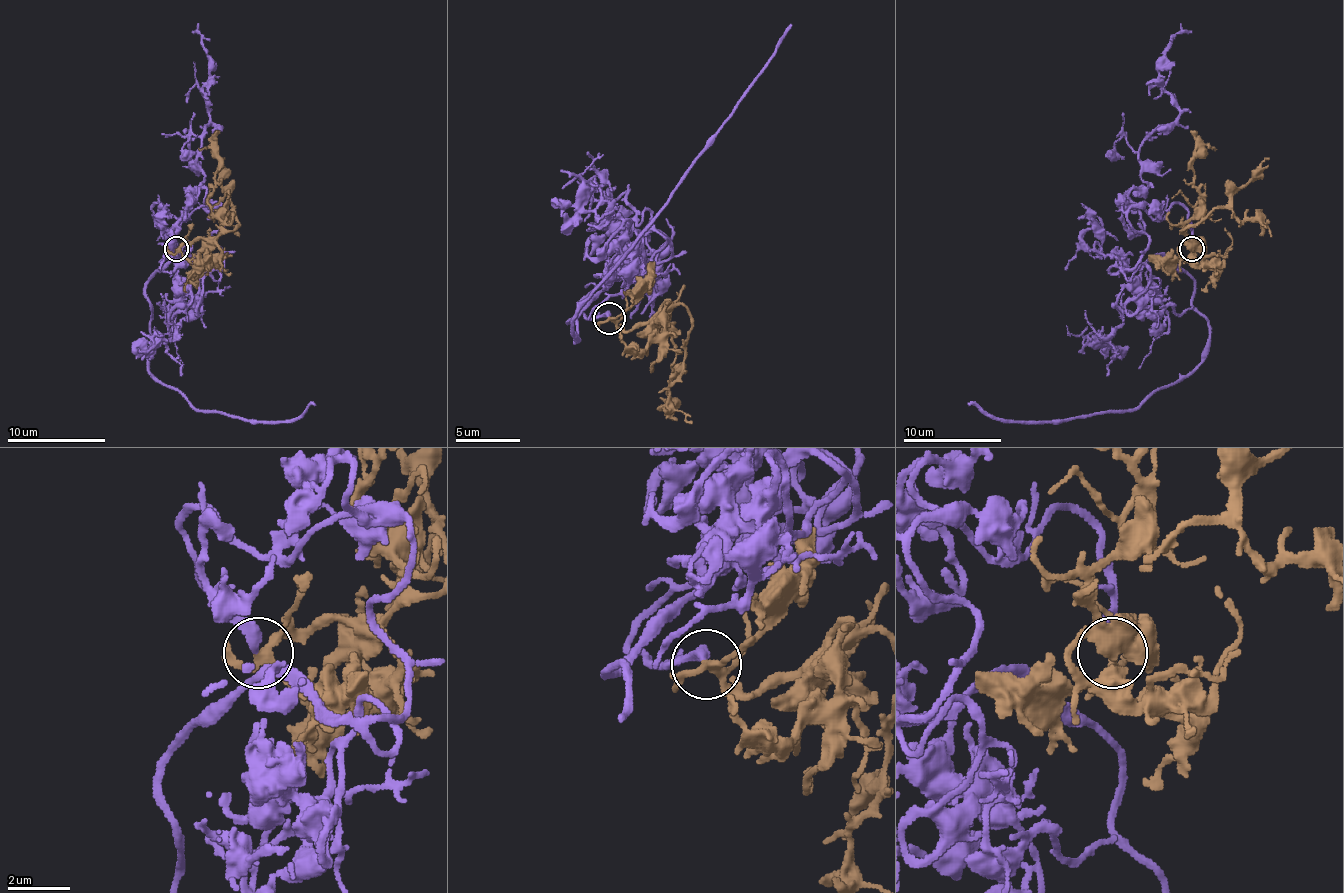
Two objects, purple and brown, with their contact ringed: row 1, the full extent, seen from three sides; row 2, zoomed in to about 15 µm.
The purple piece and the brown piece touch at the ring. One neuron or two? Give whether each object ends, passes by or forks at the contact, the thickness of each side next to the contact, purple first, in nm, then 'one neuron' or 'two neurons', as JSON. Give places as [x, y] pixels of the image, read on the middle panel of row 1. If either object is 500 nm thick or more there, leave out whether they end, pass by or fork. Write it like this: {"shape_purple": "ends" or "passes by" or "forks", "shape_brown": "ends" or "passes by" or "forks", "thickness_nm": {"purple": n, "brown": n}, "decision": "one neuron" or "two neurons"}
{"shape_purple": "ends", "shape_brown": "forks", "thickness_nm": {"purple": 360, "brown": 220}, "decision": "one neuron"}

